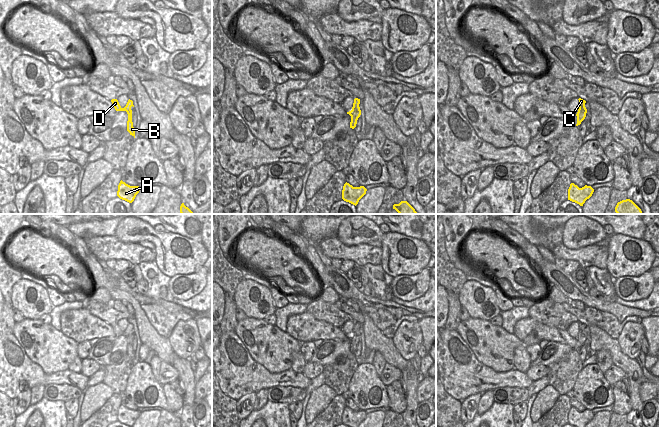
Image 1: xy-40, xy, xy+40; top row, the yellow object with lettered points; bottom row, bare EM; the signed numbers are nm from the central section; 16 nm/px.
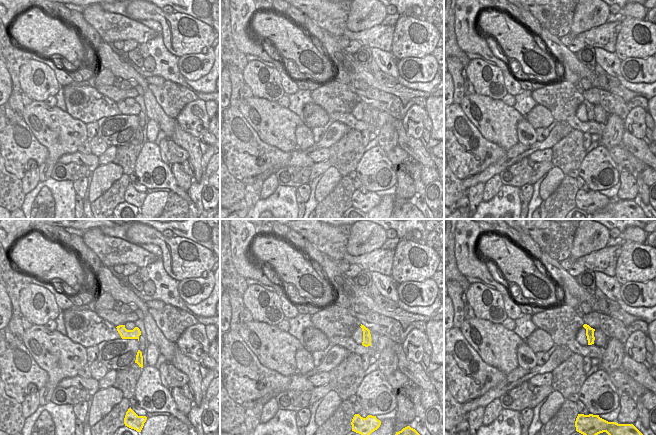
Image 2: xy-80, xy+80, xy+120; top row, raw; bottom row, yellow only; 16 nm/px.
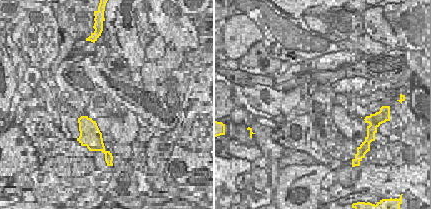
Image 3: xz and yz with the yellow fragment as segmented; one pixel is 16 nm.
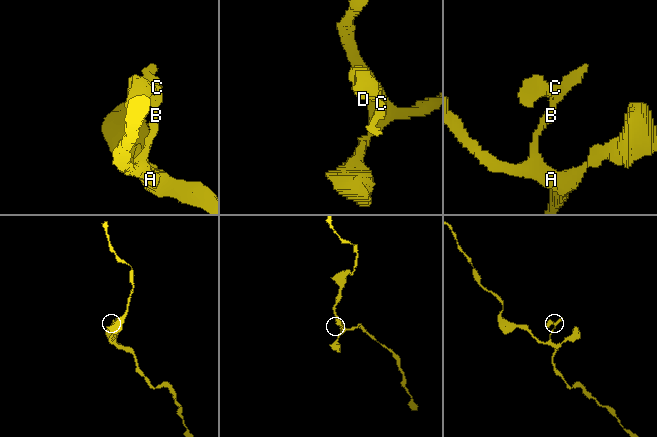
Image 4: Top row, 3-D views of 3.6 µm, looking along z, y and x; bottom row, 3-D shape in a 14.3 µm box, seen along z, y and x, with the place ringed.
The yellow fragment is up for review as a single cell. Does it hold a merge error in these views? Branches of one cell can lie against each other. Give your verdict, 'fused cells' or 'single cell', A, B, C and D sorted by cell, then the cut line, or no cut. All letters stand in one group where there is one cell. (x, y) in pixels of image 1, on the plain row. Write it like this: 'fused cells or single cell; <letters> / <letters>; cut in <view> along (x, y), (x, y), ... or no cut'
single cell; A B C D; no cut

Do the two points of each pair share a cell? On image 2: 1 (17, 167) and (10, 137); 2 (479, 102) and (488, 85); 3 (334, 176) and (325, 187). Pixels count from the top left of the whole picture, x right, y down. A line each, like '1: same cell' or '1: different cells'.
1: same cell
2: different cells
3: same cell

